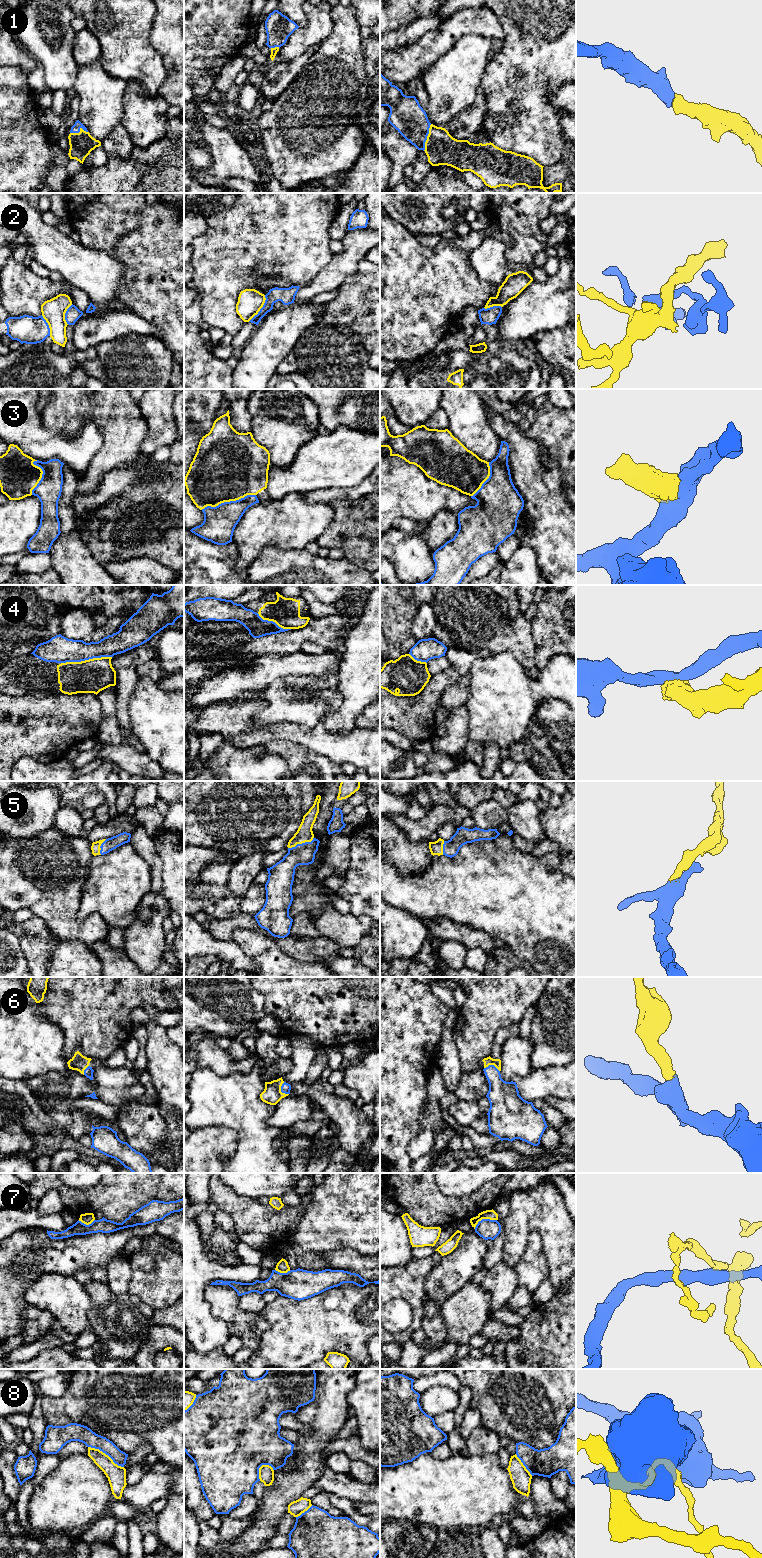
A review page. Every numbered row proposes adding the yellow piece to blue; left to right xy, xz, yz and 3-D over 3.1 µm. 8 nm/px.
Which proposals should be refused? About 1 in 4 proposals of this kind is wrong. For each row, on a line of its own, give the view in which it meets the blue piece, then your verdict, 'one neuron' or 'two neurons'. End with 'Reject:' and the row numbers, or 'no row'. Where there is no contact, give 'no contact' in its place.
1: contact in yz; one neuron
2: contact in xz; two neurons
3: contact in xz; two neurons
4: contact in xy; two neurons
5: contact in xz; one neuron
6: contact in xz; one neuron
7: contact in yz; two neurons
8: contact in xy; two neurons
Reject: 2, 3, 4, 7, 8

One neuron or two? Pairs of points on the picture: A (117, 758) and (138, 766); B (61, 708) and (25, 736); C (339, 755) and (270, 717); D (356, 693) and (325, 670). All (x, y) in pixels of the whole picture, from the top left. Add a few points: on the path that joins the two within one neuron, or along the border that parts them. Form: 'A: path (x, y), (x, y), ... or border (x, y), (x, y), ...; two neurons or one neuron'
A: path (122, 758), (127, 758), (133, 762); one neuron
B: path (52, 717), (42, 727), (34, 727); one neuron
C: border (257, 723), (299, 723), (303, 725); two neurons
D: border (341, 657), (338, 686), (335, 689); two neurons

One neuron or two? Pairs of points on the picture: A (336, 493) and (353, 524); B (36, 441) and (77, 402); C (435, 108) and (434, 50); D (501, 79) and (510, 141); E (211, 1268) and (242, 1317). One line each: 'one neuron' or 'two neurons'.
A: two neurons
B: two neurons
C: two neurons
D: one neuron
E: two neurons

